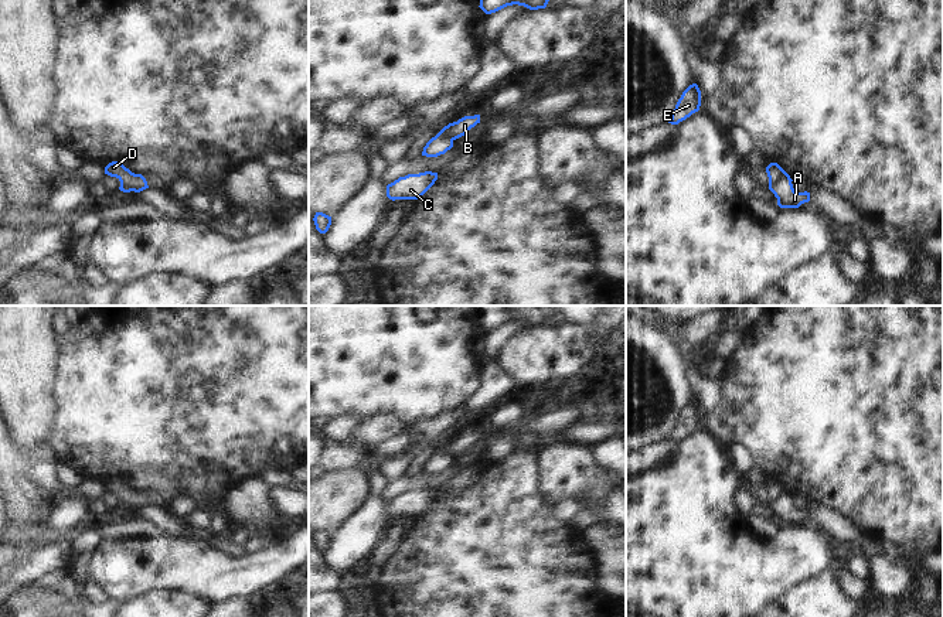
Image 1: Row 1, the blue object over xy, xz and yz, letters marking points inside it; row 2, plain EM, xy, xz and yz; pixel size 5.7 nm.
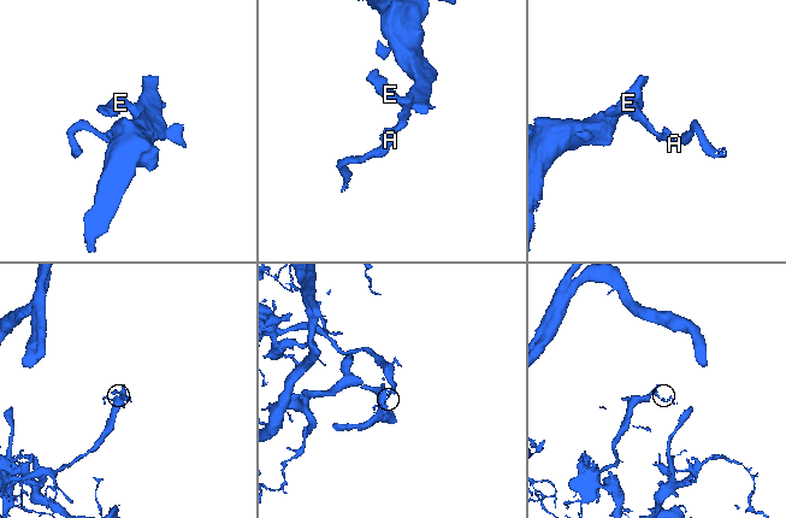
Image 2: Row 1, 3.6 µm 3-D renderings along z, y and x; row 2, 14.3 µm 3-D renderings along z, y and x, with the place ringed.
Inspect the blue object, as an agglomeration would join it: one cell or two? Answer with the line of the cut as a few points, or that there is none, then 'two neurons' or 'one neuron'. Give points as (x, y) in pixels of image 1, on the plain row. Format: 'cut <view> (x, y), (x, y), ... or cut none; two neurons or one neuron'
cut yz (785, 488), (769, 504); two neurons

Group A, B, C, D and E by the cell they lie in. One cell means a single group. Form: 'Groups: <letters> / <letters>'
Groups: A C / B D E

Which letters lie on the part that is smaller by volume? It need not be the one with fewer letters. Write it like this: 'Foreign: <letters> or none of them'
Foreign: A, C

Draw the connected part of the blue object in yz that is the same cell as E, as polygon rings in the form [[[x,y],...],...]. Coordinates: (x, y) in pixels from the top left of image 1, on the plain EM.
[[[697,400],[690,402],[678,416],[675,426],[671,429],[668,440],[678,442],[680,439],[698,429],[701,423],[701,408]]]

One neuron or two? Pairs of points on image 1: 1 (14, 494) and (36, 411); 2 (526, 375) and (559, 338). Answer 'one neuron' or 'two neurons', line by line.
1: two neurons
2: one neuron

